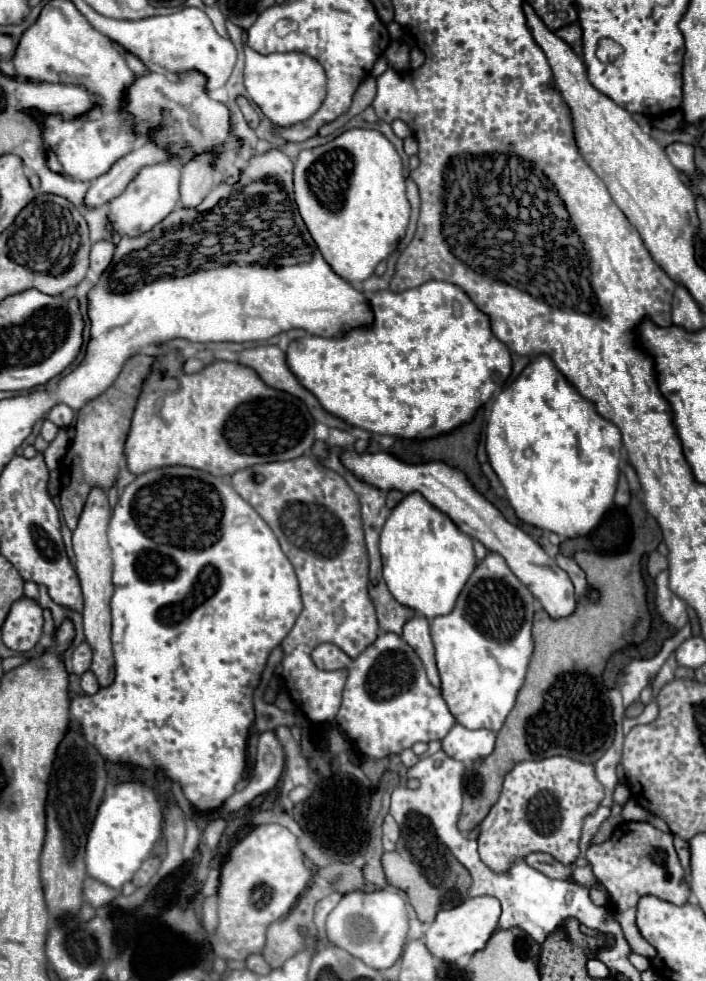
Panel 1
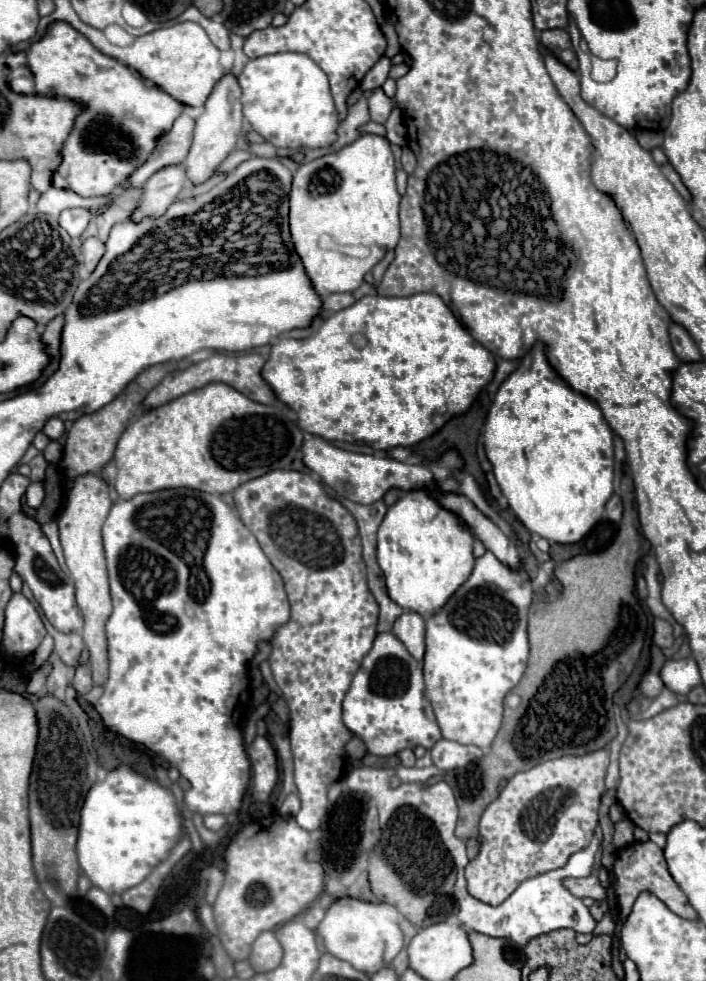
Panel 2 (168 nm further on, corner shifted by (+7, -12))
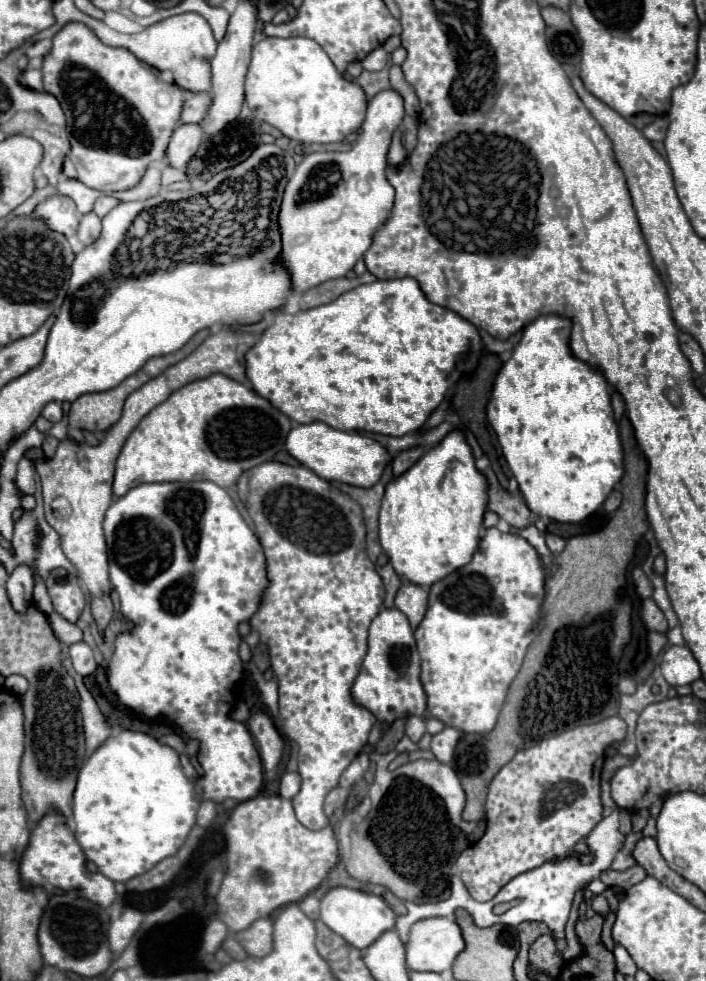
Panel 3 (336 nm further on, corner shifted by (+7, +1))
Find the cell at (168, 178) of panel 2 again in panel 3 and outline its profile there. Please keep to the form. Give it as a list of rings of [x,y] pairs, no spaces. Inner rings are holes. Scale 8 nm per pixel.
[[[180,124],[170,140],[168,152],[166,152],[166,162],[182,168],[188,166],[188,160],[196,154],[196,148],[200,146],[204,132],[200,124]]]

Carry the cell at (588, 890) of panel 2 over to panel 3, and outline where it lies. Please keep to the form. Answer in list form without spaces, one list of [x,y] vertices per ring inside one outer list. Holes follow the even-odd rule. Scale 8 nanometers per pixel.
[[[632,866],[624,872],[614,872],[614,870],[608,870],[604,872],[604,876],[600,876],[600,880],[606,884],[606,886],[620,886],[624,890],[628,890],[632,884],[638,884],[640,880],[644,880],[648,874],[642,866]]]

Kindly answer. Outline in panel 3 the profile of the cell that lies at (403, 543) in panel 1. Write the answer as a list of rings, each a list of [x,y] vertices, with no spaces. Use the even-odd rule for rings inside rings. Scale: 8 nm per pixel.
[[[460,430],[448,432],[434,448],[430,448],[414,466],[396,480],[388,482],[380,508],[380,544],[394,560],[394,570],[402,580],[412,580],[420,586],[432,586],[456,568],[472,560],[480,542],[480,528],[488,506],[488,482],[474,466],[474,454]]]

